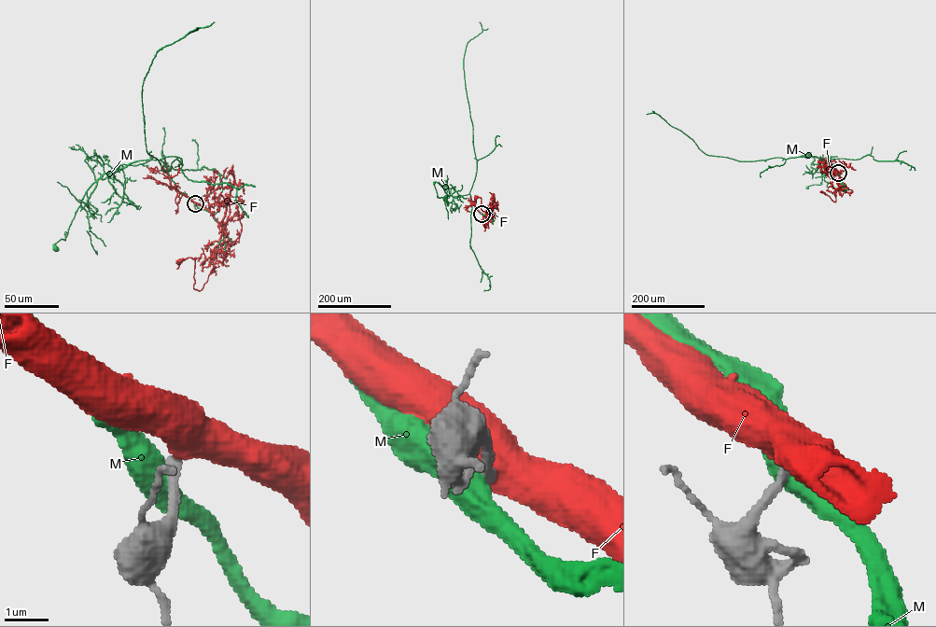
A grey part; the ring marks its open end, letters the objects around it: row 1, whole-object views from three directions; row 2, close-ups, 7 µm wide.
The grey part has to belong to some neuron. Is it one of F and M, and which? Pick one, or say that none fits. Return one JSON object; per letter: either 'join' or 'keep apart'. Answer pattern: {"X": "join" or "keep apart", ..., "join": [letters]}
{"F": "join", "M": "keep apart", "join": ["F"]}

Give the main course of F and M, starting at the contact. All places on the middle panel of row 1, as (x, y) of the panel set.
F: (481, 214), (490, 216), (488, 210), (481, 209), (481, 199), (476, 197)
M: (481, 214), (469, 194), (439, 198), (434, 183)

